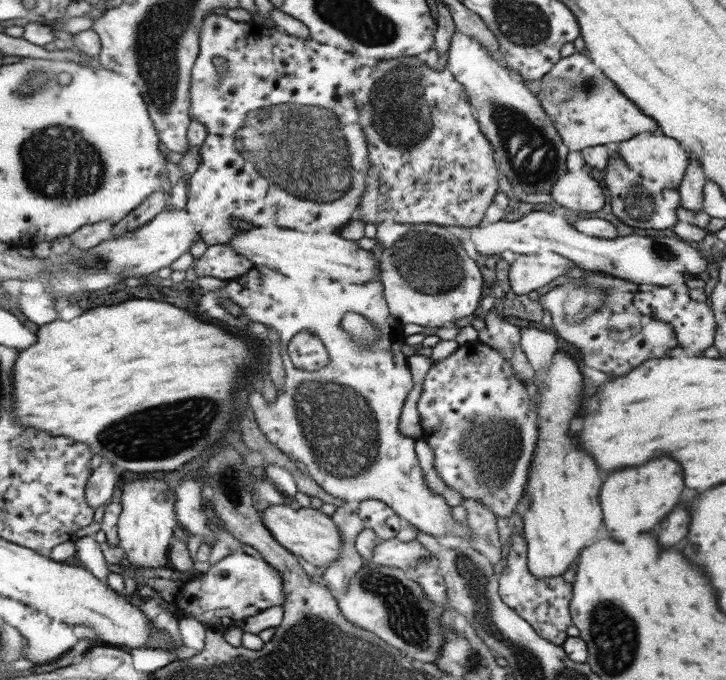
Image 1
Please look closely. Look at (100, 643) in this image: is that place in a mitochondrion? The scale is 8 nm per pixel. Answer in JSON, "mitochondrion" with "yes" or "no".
{"mitochondrion":"no"}

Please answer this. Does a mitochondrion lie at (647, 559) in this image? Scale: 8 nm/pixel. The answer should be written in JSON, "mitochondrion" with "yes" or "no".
{"mitochondrion":"no"}

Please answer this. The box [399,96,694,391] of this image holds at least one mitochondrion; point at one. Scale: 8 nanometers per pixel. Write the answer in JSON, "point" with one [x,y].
{"point":[639,208]}

